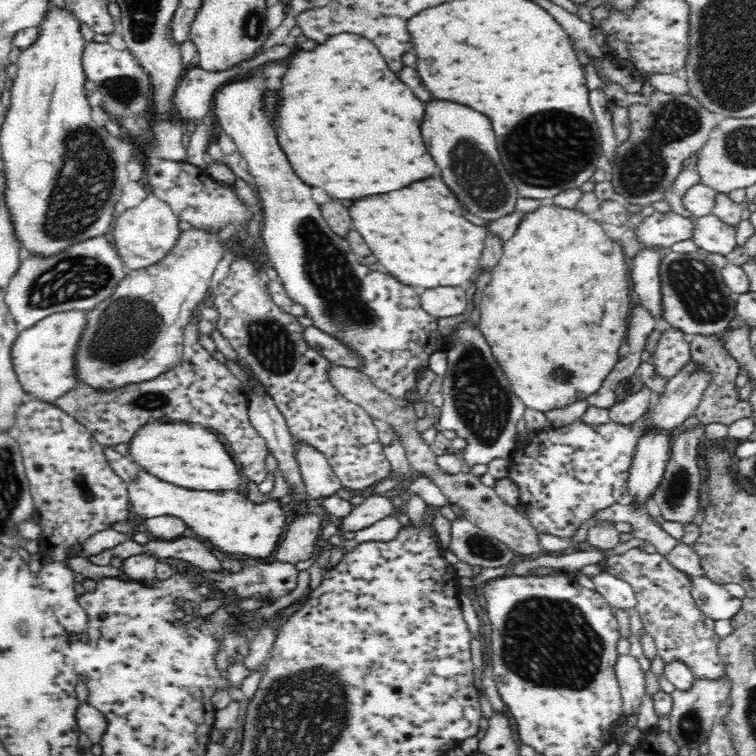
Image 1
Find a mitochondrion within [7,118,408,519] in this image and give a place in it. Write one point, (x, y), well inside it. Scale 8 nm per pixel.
(86, 181)

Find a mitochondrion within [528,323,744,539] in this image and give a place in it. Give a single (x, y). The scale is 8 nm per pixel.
(678, 486)

